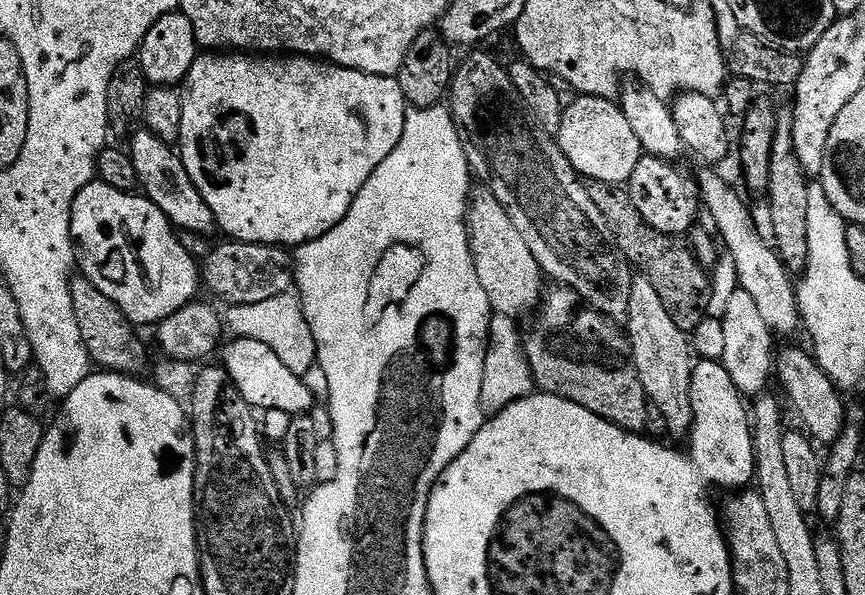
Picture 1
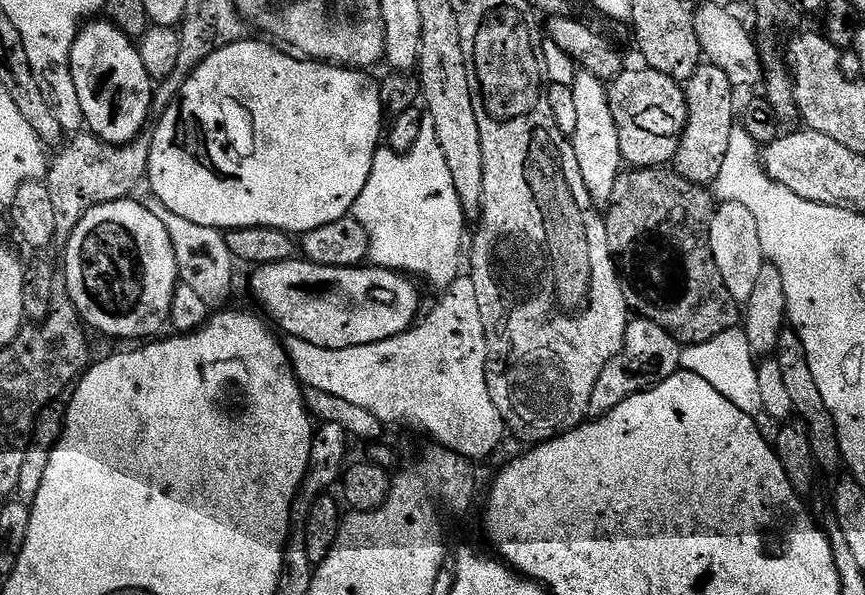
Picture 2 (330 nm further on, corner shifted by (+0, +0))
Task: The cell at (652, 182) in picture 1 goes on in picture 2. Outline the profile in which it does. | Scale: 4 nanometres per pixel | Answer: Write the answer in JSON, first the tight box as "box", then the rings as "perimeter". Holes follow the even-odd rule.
{"box":[674,62,738,186],"perimeter":[[[707,62],[700,63],[698,70],[694,70],[694,74],[683,85],[683,90],[688,103],[688,121],[684,127],[684,133],[680,135],[674,171],[682,178],[686,178],[695,184],[712,186],[715,185],[718,174],[722,174],[722,162],[726,159],[726,150],[730,150],[730,134],[738,124],[737,93],[732,87],[730,78],[726,78],[725,72],[718,70],[718,66]]]}

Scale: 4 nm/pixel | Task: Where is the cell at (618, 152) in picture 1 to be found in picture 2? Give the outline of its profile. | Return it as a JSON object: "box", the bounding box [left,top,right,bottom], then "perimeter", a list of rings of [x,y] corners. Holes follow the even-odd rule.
{"box":[607,66,688,168],"perimeter":[[[647,66],[639,67],[633,72],[631,70],[619,72],[607,85],[610,114],[614,114],[614,126],[618,126],[620,158],[625,165],[632,168],[662,168],[675,161],[680,135],[684,133],[688,121],[688,103],[684,97],[681,81]]]}

